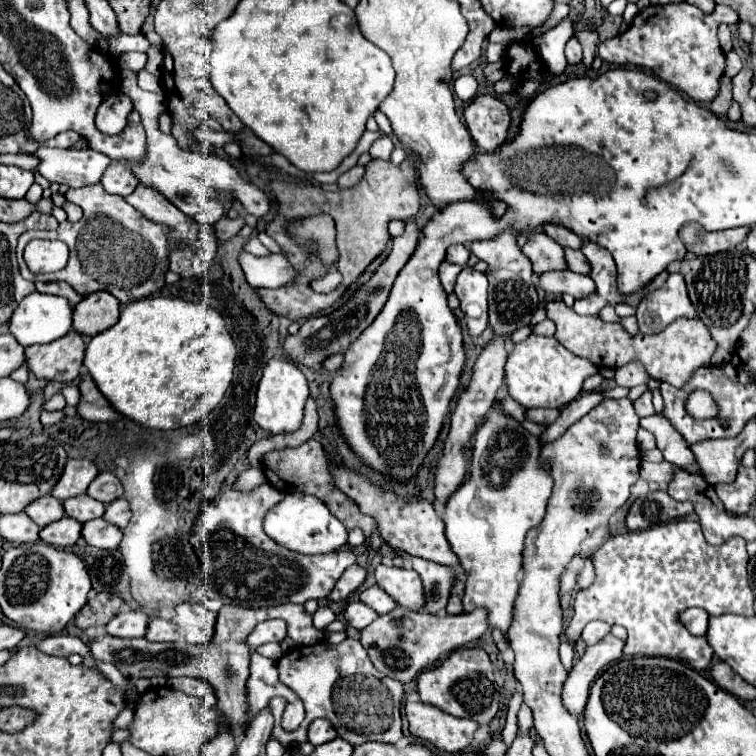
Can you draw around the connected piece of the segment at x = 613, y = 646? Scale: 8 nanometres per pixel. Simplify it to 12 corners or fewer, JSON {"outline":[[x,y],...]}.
{"outline":[[606,635],[572,667],[564,705],[582,713],[590,683],[622,659],[624,639]]}

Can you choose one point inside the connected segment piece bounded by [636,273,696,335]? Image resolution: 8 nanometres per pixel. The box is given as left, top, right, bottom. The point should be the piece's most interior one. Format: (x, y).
(659, 309)

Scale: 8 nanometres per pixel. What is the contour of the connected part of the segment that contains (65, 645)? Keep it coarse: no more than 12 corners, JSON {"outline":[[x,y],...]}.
{"outline":[[50,635],[36,643],[46,655],[70,657],[74,651],[84,665],[94,667],[88,647],[72,635]]}

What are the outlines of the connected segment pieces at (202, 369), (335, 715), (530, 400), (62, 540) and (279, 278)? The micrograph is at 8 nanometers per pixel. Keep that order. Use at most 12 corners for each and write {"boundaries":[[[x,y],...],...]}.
{"boundaries":[[[110,293],[74,307],[84,365],[114,411],[168,431],[232,381],[212,307]],[[358,639],[288,649],[280,681],[354,747],[400,741],[404,685],[378,673]],[[530,335],[506,359],[508,395],[562,409],[596,373],[554,337]],[[62,517],[40,531],[40,539],[54,547],[78,541],[82,525]],[[240,253],[252,287],[278,289],[300,275],[284,255]]]}

